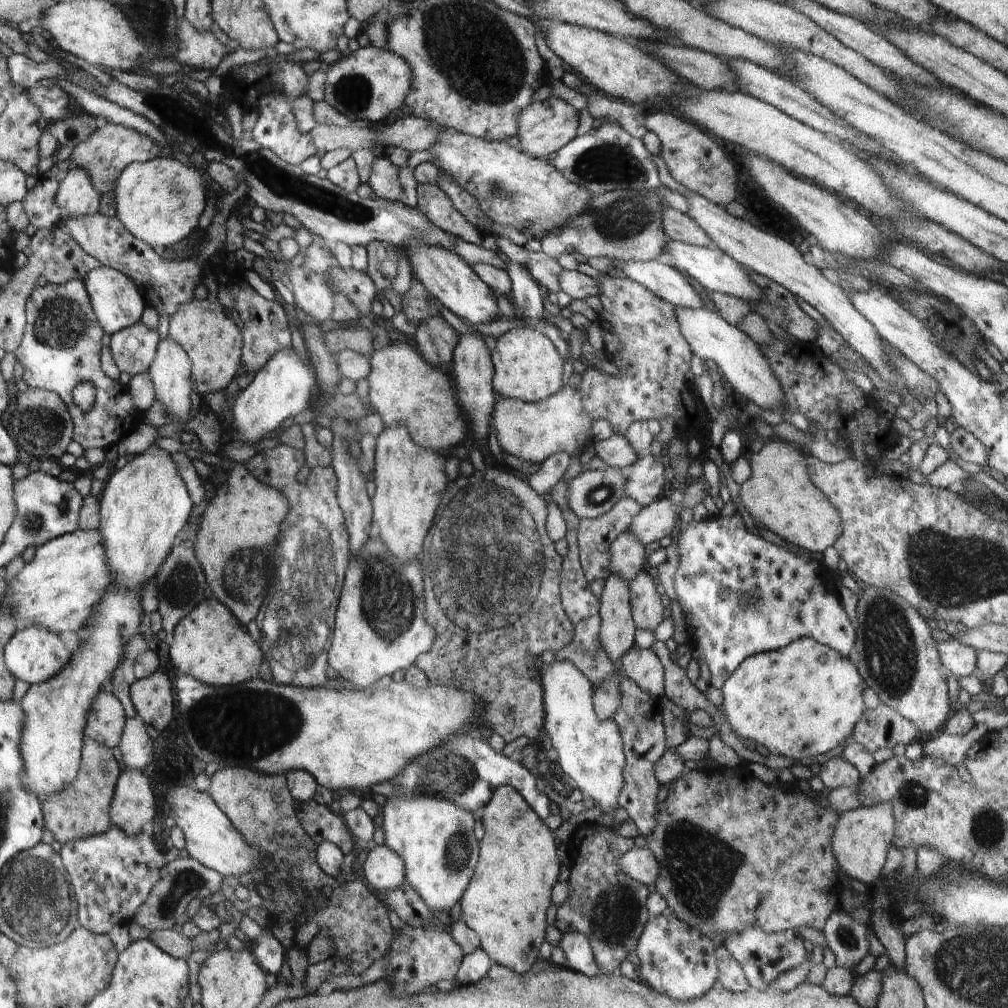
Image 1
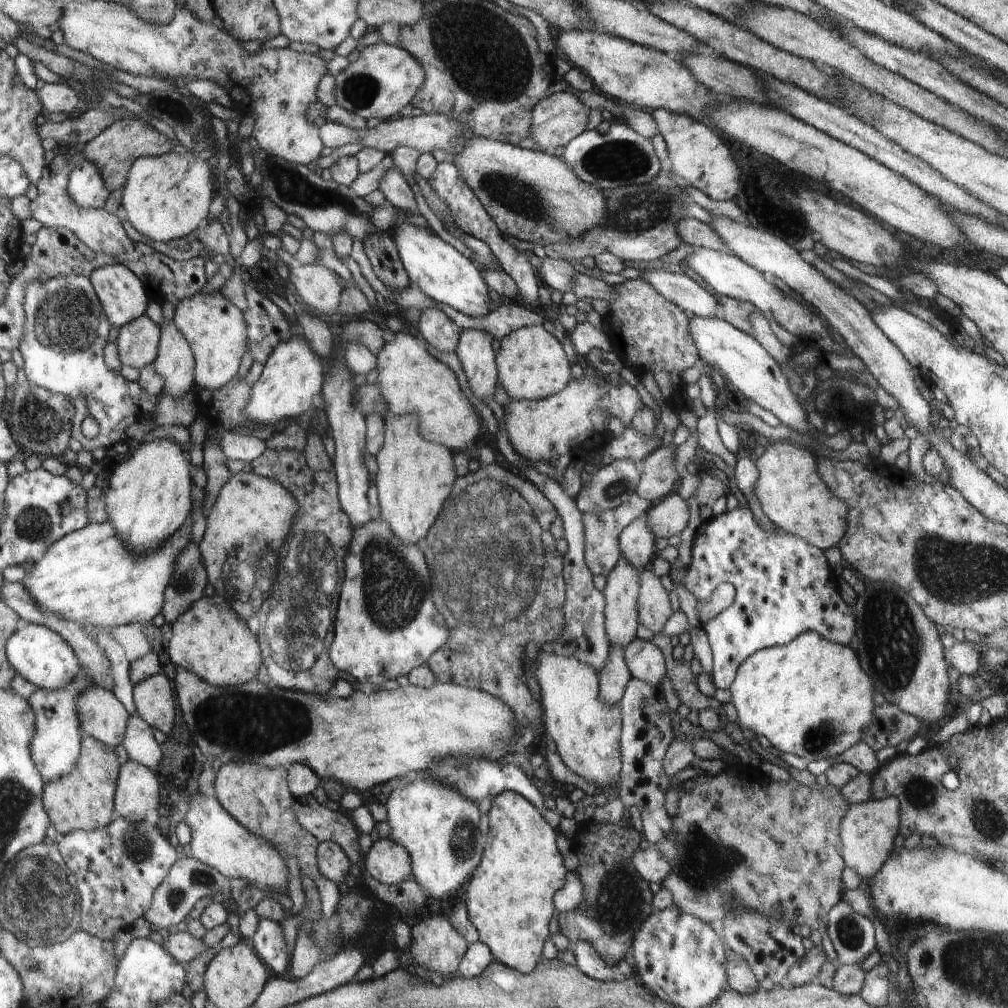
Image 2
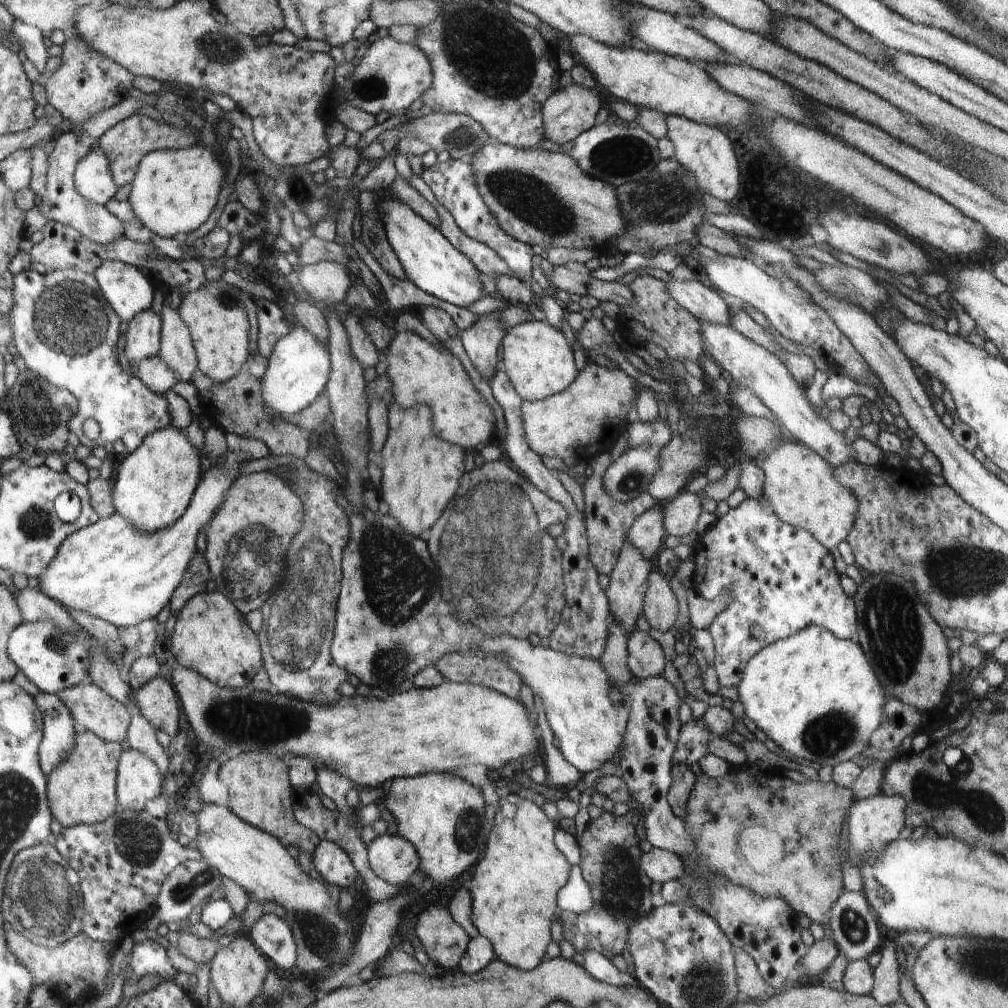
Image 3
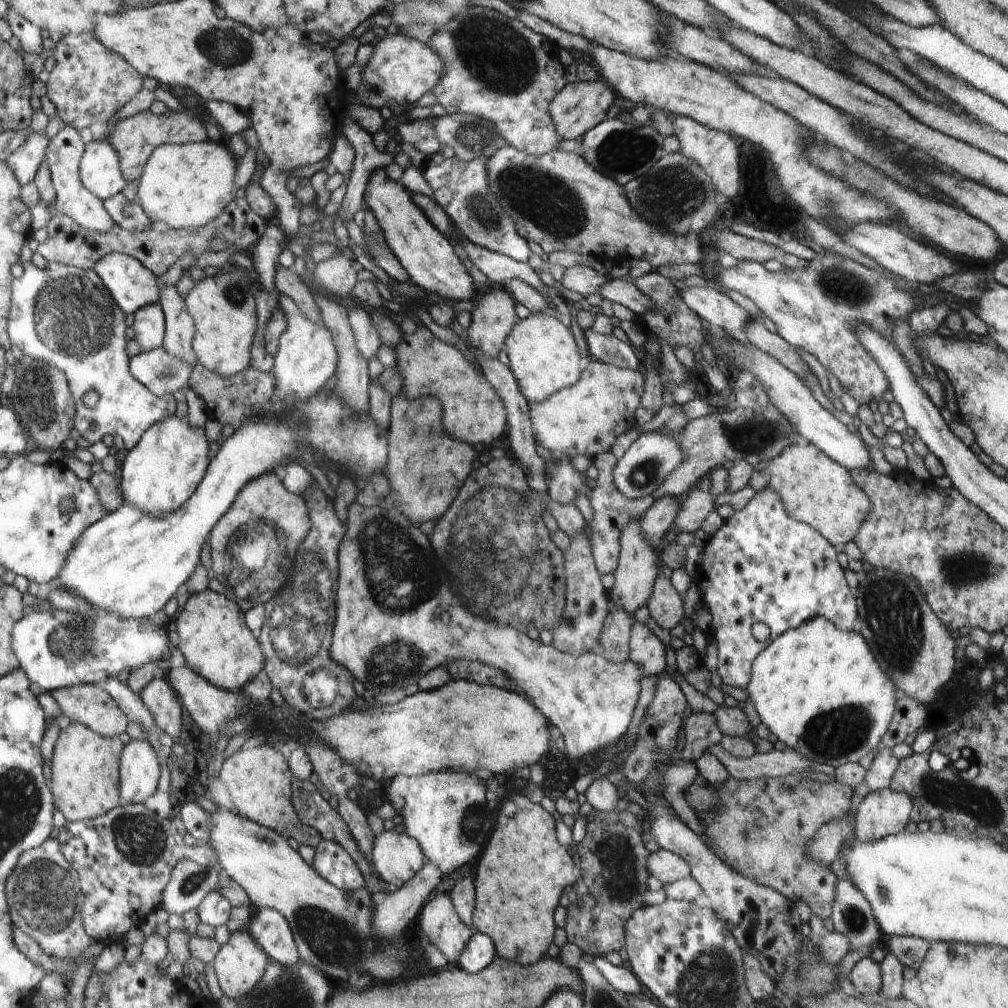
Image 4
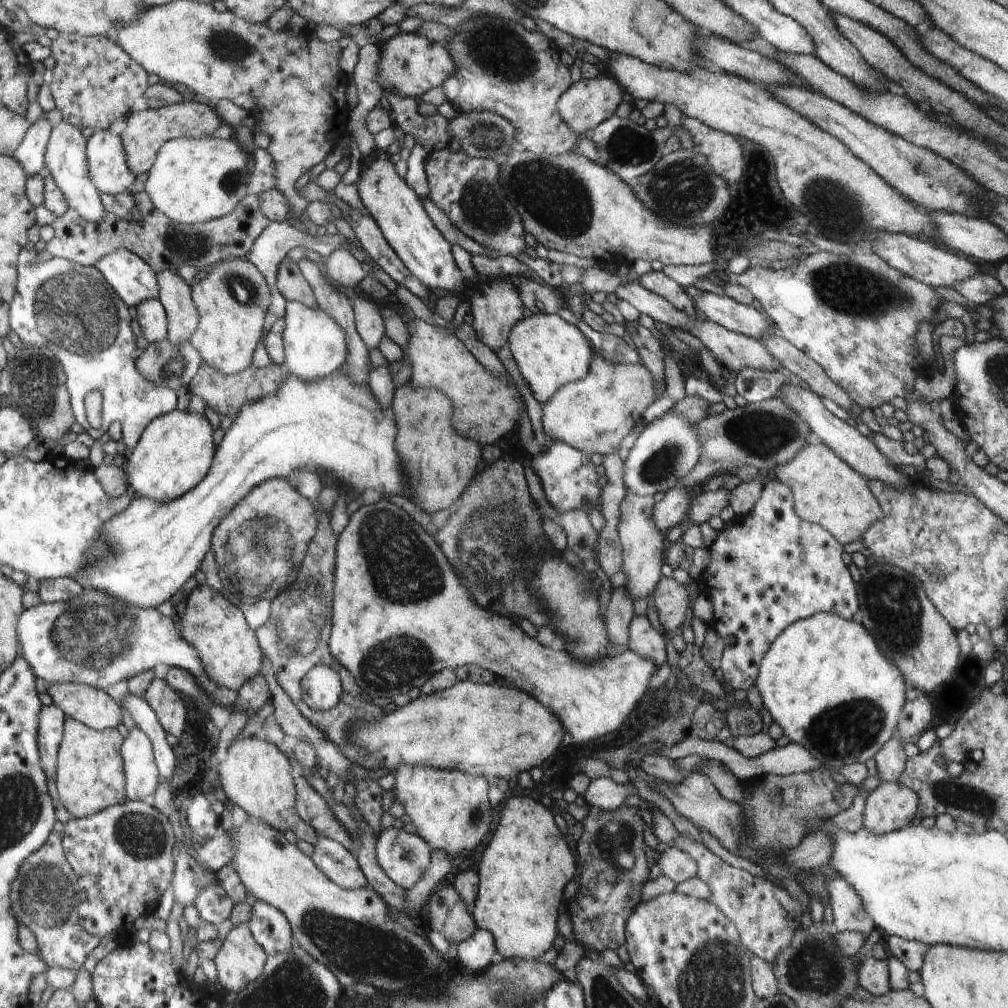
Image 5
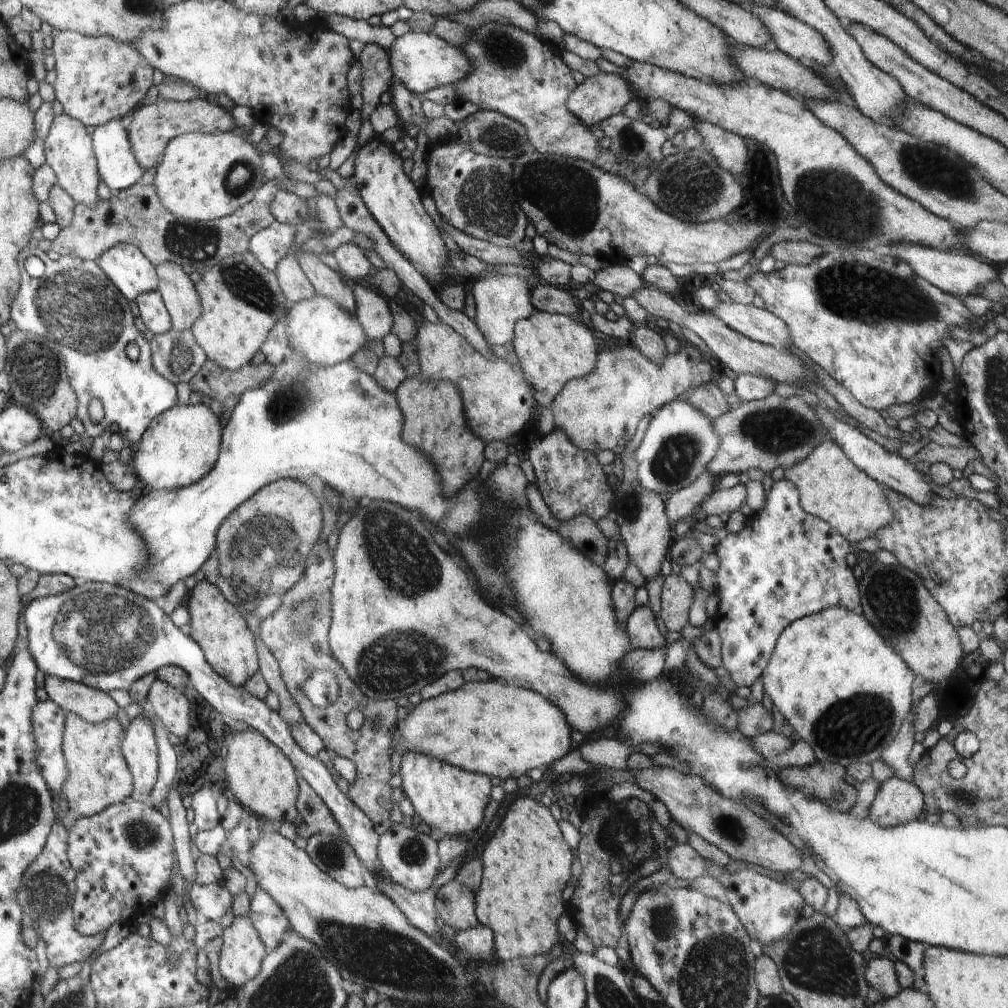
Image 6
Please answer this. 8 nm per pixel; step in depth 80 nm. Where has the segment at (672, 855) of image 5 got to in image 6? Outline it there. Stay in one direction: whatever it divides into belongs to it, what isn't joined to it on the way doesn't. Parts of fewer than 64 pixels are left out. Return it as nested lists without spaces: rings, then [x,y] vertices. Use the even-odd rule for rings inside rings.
[[[676,843],[668,850],[667,854],[668,868],[678,878],[693,881],[706,874],[707,862],[705,858],[688,843]]]

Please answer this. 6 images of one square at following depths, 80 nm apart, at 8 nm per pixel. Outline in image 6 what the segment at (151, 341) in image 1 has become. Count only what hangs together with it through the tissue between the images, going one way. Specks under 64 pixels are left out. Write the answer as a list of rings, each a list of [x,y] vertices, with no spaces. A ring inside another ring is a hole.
[[[159,290],[142,293],[136,301],[139,316],[148,330],[154,332],[154,335],[169,332],[172,320]]]

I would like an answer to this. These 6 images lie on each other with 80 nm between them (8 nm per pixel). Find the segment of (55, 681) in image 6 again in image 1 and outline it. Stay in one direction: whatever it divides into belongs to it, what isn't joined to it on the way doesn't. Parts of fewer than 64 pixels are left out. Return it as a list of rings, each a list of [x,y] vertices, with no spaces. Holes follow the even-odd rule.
[[[102,690],[88,712],[86,738],[116,749],[122,738],[125,720],[125,712],[119,700],[113,693]]]

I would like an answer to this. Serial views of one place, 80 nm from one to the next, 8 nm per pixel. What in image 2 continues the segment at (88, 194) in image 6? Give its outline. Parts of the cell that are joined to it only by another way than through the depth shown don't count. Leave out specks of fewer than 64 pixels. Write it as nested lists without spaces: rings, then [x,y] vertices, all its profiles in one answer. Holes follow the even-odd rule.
[[[60,152],[56,154],[53,160],[46,166],[45,173],[41,178],[41,182],[37,185],[38,198],[31,201],[31,217],[36,218],[44,226],[50,226],[52,222],[56,222],[59,226],[64,226],[71,230],[89,249],[97,253],[112,253],[118,260],[118,264],[127,266],[146,286],[147,294],[150,296],[150,302],[156,301],[160,304],[164,302],[172,302],[177,305],[181,300],[191,297],[196,292],[202,291],[202,287],[206,284],[207,280],[204,275],[204,263],[206,260],[196,257],[187,261],[177,261],[168,258],[165,254],[159,253],[154,250],[150,245],[140,241],[134,242],[124,230],[122,221],[117,214],[111,214],[106,209],[97,209],[92,207],[83,207],[78,203],[74,203],[69,195],[67,186],[69,183],[70,162],[68,159],[72,157],[69,152]]]

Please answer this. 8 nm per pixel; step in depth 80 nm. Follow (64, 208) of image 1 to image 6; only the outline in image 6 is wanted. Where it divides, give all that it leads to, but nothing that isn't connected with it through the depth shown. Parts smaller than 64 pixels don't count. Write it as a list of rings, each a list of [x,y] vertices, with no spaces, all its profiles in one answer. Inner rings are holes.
[[[120,117],[98,125],[91,134],[91,141],[97,158],[100,181],[104,181],[112,192],[126,190],[141,181],[146,168],[139,163],[134,146],[131,145],[129,130],[122,125]]]

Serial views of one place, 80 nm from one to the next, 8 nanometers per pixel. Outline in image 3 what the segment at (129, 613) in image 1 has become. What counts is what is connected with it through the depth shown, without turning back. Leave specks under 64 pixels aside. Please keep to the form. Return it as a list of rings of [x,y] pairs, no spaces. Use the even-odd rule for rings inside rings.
[[[169,425],[165,429],[152,432],[134,452],[125,454],[114,482],[113,505],[115,512],[127,518],[135,527],[143,531],[157,531],[176,524],[188,510],[192,502],[194,488],[200,480],[200,451],[189,441],[179,428]],[[39,691],[34,700],[44,720],[44,738],[40,748],[40,763],[46,774],[60,766],[74,750],[74,722],[71,712],[58,694]]]

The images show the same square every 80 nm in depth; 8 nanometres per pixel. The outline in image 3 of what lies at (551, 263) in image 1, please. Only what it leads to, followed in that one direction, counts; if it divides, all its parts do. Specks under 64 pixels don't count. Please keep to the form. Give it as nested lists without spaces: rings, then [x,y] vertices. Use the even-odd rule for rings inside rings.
[[[568,263],[554,267],[553,277],[549,282],[553,282],[560,288],[578,296],[584,296],[589,292],[589,282],[594,279],[591,271],[582,263]]]

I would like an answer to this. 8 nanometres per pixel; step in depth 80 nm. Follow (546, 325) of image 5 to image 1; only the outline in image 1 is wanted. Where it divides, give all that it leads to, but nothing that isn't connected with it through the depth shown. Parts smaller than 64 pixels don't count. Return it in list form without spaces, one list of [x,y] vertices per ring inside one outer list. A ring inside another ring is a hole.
[[[530,326],[514,328],[498,338],[497,346],[493,350],[494,366],[497,366],[494,388],[504,397],[530,403],[553,396],[562,388],[562,357],[541,329],[534,330]]]

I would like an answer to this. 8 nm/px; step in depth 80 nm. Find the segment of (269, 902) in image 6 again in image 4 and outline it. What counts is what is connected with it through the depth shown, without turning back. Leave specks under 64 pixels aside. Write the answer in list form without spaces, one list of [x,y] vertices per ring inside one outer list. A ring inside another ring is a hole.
[[[270,907],[254,910],[247,929],[272,961],[284,966],[293,965],[297,961],[297,944],[294,942],[290,925],[277,910]]]

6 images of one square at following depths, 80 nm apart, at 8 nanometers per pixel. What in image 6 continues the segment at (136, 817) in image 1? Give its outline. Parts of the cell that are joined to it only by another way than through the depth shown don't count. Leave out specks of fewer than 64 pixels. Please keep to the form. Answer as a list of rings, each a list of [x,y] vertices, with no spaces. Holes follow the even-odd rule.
[[[144,715],[126,723],[126,736],[121,749],[133,775],[134,789],[130,798],[146,803],[150,790],[157,784],[160,766],[158,738],[151,720]]]

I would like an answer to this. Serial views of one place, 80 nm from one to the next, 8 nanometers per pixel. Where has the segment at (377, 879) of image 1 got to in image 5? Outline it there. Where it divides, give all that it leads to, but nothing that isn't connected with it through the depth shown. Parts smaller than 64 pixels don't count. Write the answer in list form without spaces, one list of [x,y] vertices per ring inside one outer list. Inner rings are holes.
[[[390,827],[376,836],[375,857],[386,876],[405,891],[426,872],[434,848],[420,834]]]

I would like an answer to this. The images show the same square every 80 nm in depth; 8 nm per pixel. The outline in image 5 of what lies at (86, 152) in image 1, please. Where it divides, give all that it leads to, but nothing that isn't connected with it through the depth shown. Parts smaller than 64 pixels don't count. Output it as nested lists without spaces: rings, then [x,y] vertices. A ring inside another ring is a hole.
[[[195,101],[176,102],[158,109],[146,107],[141,111],[130,112],[127,118],[126,128],[121,134],[121,139],[128,155],[130,170],[135,175],[149,172],[153,168],[156,164],[157,154],[166,141],[182,137],[210,136],[216,128],[224,124],[212,104],[207,105]]]

